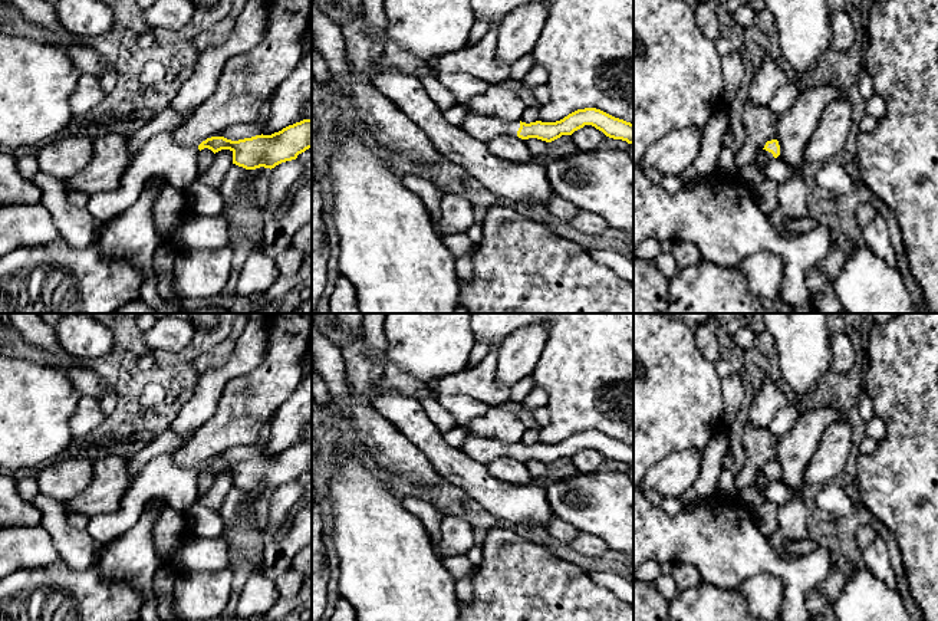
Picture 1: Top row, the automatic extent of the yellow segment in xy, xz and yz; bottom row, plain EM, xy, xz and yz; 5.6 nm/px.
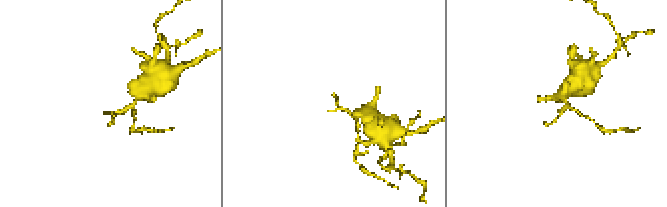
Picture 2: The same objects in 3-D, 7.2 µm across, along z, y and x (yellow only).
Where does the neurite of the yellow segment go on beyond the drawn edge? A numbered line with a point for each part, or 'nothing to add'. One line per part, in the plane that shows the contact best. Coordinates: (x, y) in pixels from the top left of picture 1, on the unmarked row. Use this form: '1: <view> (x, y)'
1: xz (483, 449)

